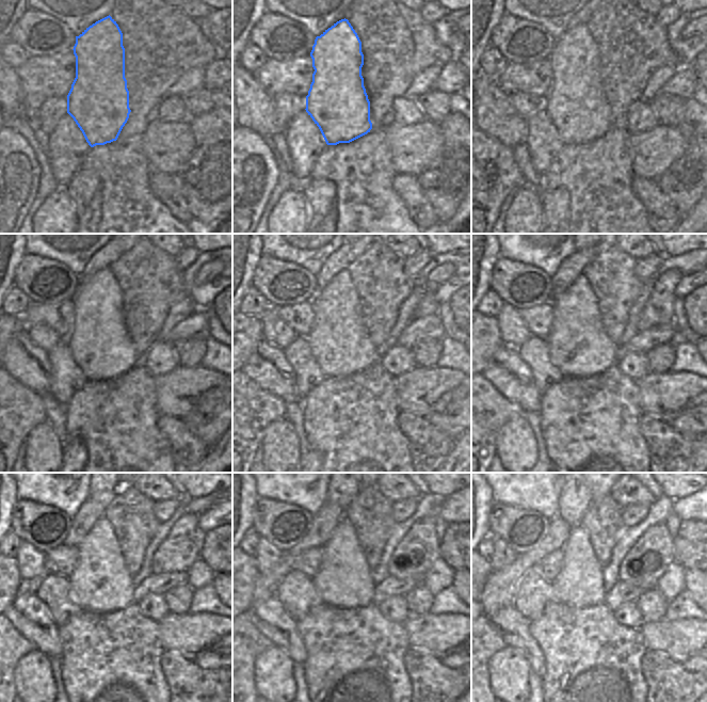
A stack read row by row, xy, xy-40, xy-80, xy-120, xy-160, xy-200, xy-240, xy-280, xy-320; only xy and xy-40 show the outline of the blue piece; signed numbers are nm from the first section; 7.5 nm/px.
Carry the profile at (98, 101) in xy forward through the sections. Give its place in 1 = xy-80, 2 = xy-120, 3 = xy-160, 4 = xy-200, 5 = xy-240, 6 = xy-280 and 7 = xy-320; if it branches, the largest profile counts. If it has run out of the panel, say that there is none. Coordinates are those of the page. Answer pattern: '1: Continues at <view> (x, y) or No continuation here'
1: Continues at xy-80 (576, 104)
2: Continues at xy-120 (99, 342)
3: Continues at xy-160 (339, 342)
4: Continues at xy-200 (579, 346)
5: Continues at xy-240 (101, 583)
6: Continues at xy-280 (343, 580)
7: Continues at xy-320 (579, 584)

